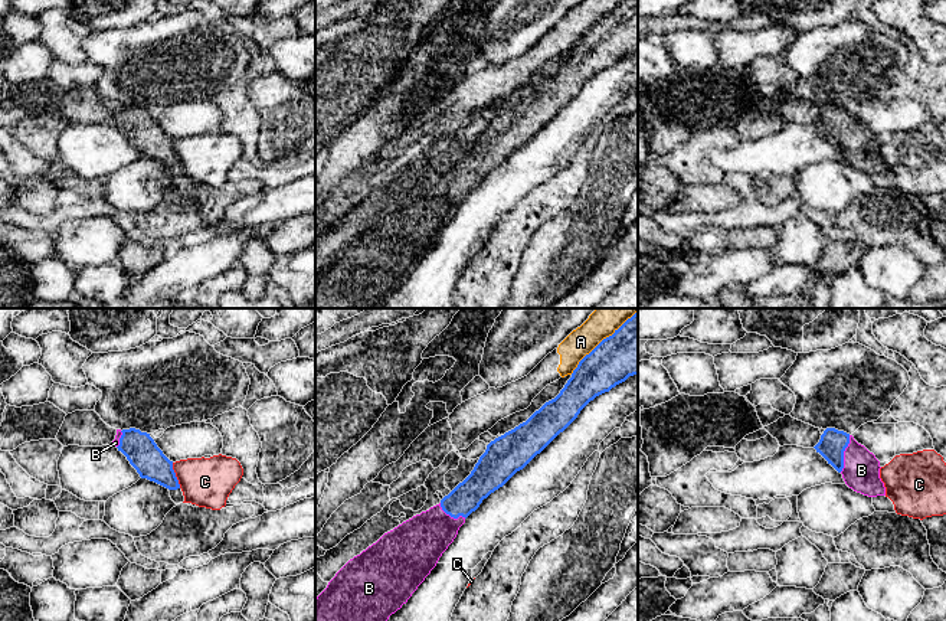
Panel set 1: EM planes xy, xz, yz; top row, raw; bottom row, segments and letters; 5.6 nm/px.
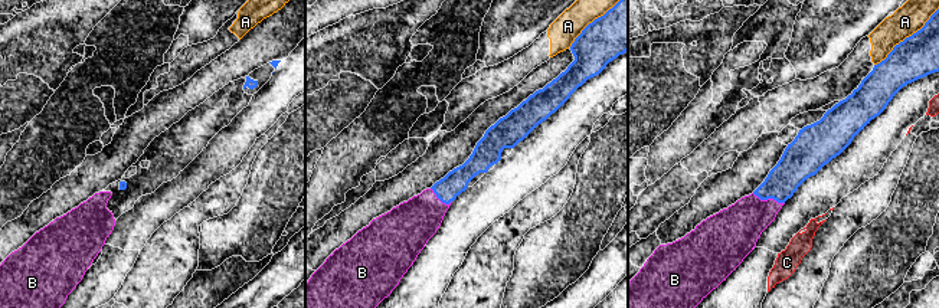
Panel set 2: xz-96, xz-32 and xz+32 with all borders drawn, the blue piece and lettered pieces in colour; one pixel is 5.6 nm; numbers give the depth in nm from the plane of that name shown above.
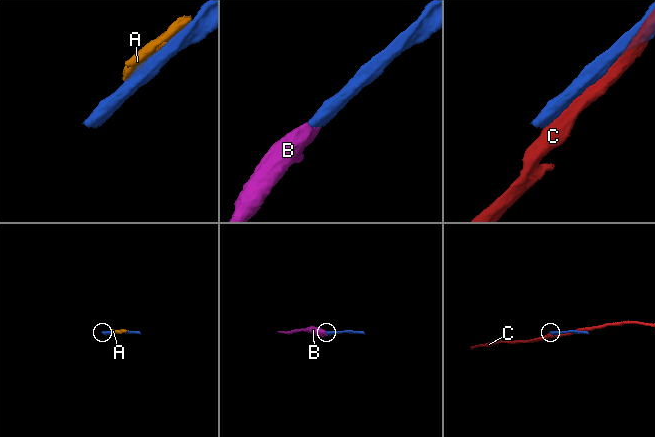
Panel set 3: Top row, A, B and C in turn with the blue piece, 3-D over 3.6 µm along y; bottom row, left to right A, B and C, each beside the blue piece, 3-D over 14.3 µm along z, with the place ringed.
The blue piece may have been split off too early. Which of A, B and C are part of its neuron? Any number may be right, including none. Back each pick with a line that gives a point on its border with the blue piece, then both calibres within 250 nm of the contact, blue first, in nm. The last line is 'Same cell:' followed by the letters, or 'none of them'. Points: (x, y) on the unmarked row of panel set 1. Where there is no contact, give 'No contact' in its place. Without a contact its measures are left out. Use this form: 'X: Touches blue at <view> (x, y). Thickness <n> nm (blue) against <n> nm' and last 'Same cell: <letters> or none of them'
B: Touches blue at yz (843, 131). Thickness 150 nm (blue) against 200 nm
Same cell: B

